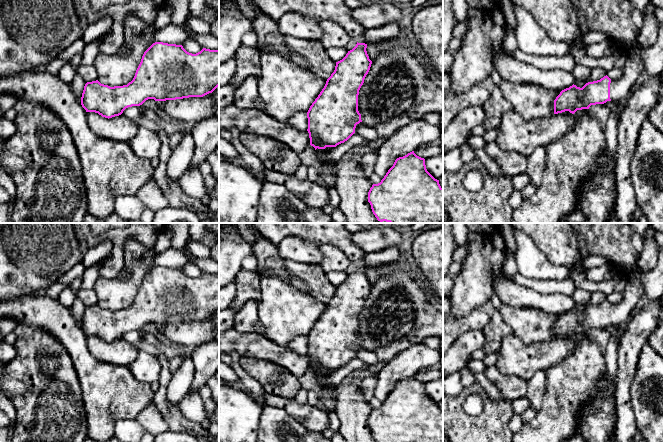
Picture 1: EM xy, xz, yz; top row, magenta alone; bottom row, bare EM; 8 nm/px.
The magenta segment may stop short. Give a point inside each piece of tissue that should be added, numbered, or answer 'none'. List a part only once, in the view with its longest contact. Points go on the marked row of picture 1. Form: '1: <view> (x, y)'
1: yz (634, 67)

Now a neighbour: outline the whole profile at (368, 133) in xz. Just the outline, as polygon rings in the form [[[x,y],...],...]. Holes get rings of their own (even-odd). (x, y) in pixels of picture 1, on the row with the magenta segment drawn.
[[[362,122],[356,125],[355,131],[359,133],[365,141],[373,141],[379,138],[379,135],[374,128],[366,126]]]

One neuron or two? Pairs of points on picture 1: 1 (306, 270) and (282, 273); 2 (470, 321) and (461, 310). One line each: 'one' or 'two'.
1: two
2: two

